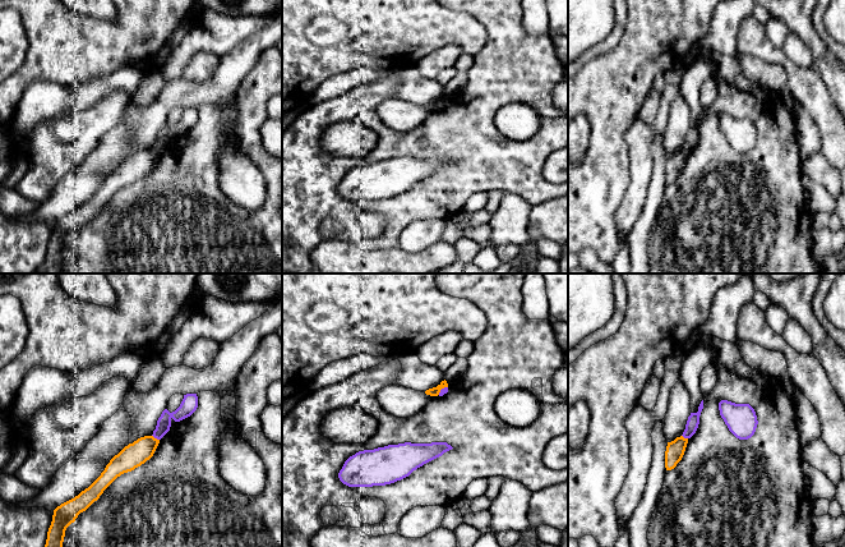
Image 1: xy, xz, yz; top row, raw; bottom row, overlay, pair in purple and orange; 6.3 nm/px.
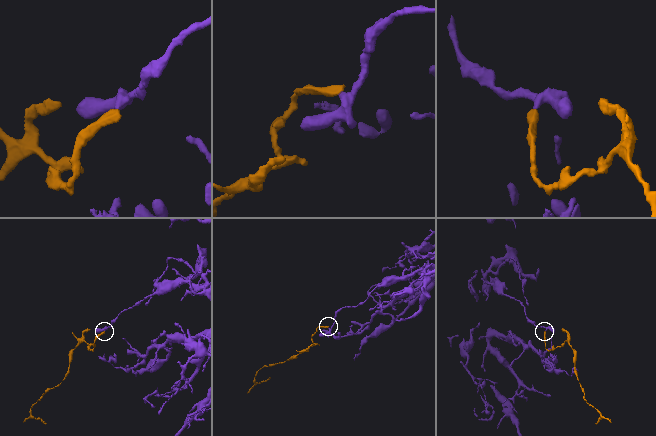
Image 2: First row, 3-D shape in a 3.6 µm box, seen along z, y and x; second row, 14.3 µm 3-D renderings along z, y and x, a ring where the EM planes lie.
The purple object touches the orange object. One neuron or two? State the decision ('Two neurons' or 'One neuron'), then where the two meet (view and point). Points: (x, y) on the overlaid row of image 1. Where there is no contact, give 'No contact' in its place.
Two neurons. Touches purple at xy (156, 437)

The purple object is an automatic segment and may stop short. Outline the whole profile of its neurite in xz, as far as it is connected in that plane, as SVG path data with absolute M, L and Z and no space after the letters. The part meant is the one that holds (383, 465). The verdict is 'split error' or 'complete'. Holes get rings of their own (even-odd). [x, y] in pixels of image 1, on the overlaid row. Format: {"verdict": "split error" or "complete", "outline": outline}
{"verdict": "complete", "outline": "M405 442L359 451L345 461L338 478L348 487L391 484L452 449L447 442Z"}

